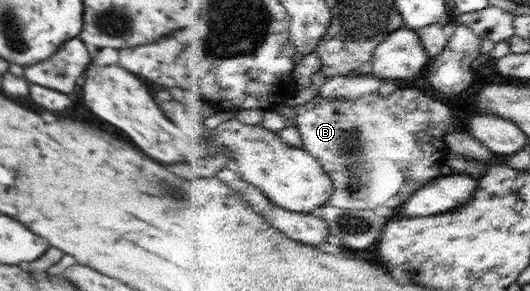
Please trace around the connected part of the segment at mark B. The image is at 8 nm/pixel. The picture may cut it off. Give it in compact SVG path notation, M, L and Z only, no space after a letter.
M401 86L389 97L382 96L379 92L375 92L370 96L364 96L357 100L325 98L325 96L320 94L309 103L298 105L297 109L299 112L298 125L305 142L305 149L309 150L318 160L320 160L328 171L328 174L332 175L335 182L335 193L333 194L331 204L340 208L394 210L394 212L398 212L398 210L400 210L400 204L408 202L414 193L418 193L419 190L423 189L430 181L434 181L435 178L443 175L442 166L444 166L446 160L451 155L449 144L447 143L447 136L450 133L455 133L459 130L456 129L456 126L454 125L454 118L456 118L454 108L448 106L446 102L442 102L442 100L436 100L436 98L428 96L428 92L424 92L424 90L420 90L418 87Z

